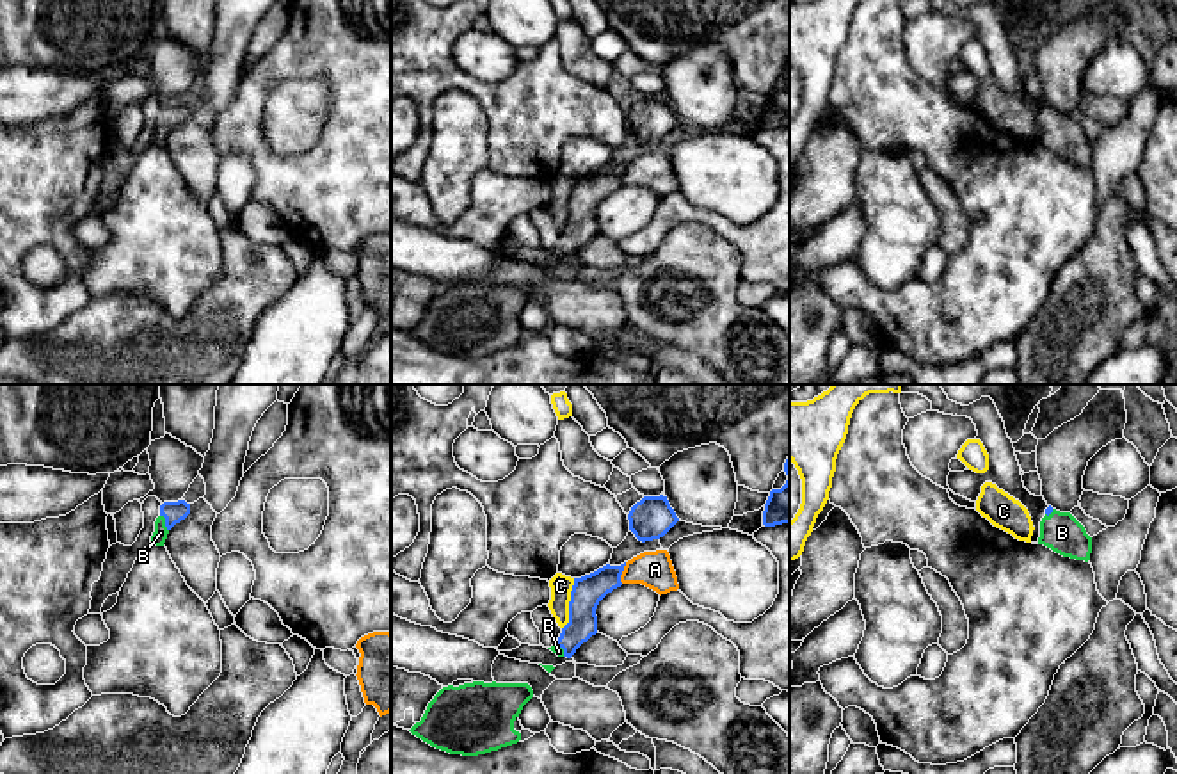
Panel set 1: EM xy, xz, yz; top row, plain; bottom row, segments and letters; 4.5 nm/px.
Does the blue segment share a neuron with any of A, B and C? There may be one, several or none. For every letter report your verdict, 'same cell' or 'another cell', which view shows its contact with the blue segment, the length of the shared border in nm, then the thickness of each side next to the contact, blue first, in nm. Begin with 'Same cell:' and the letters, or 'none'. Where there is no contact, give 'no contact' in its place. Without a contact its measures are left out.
Same cell: B
A: another cell; meets blue in xz; contact 100 nm long; 140 nm thick on the blue side, 170 nm on the other
B: same cell; meets blue in xy; contact 90 nm long; 100 nm thick on the blue side, 70 nm on the other
C: another cell; meets blue in xz; contact 240 nm long; 140 nm thick on the blue side, 100 nm on the other

